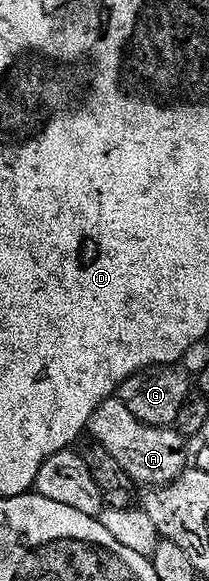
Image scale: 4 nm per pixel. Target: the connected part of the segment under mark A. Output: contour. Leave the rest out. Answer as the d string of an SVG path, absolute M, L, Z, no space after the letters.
M118 398L105 399L94 411L88 428L92 438L116 459L120 469L143 487L167 486L188 467L188 453L173 426L153 427L142 423L122 404Z

